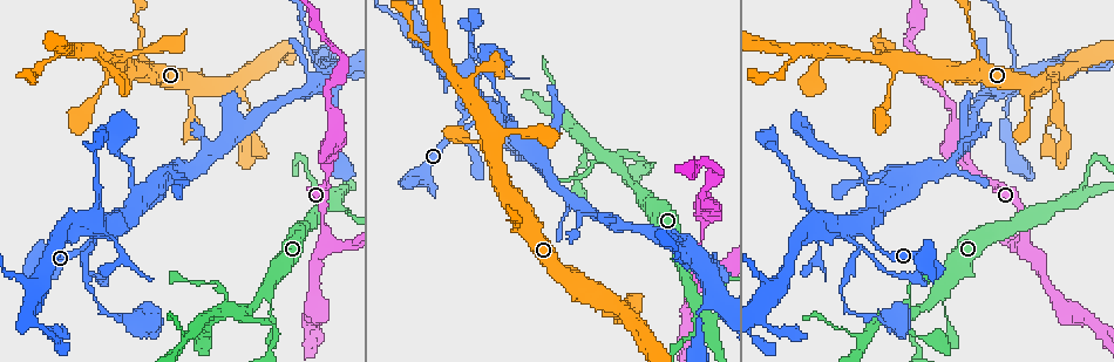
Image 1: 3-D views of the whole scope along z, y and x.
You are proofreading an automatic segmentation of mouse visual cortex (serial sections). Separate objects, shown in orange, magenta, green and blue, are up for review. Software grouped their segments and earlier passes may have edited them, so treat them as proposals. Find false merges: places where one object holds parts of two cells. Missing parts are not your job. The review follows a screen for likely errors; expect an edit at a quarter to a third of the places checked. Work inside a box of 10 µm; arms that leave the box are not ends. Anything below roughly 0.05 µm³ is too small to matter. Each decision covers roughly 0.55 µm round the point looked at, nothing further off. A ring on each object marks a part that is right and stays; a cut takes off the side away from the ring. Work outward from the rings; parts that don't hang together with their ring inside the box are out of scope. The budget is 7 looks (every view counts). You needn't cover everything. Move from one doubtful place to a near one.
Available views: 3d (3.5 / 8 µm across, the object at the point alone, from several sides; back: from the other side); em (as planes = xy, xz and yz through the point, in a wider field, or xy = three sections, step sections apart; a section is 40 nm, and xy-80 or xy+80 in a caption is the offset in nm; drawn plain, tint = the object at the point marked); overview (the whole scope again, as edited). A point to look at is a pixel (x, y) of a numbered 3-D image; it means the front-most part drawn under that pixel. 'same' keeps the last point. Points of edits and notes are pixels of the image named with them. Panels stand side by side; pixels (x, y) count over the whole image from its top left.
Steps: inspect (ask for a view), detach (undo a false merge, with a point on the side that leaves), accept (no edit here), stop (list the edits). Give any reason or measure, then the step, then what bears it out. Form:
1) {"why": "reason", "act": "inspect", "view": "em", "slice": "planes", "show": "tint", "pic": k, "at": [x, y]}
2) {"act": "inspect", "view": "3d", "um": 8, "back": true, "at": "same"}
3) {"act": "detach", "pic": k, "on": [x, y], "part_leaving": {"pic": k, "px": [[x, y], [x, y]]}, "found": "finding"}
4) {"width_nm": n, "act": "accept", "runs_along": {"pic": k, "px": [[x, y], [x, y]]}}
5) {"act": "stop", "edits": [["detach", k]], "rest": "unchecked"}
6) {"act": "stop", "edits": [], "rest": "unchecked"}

{"why": "thick turns thin", "act": "inspect", "view": "3d", "um": 8, "pic": 1, "at": [328, 166]}

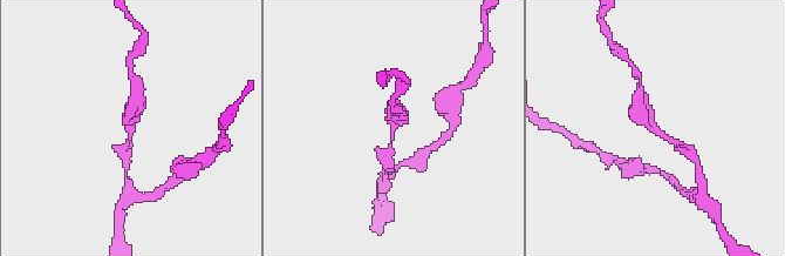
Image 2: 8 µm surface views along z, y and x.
{"why": "closer look", "act": "inspect", "view": "3d", "um": 3.5, "at": "same"}

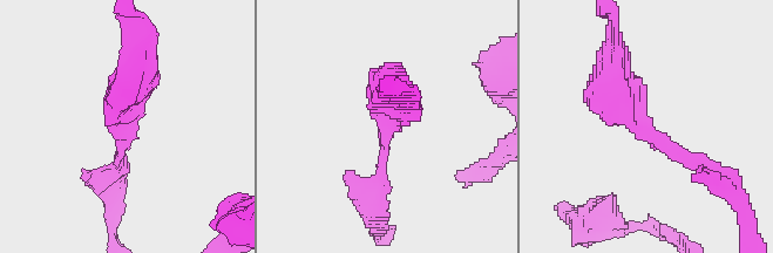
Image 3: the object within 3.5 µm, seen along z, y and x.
{"act": "inspect", "view": "em", "slice": "xy", "step": 5, "show": "tint", "pic": 3, "at": [118, 128]}

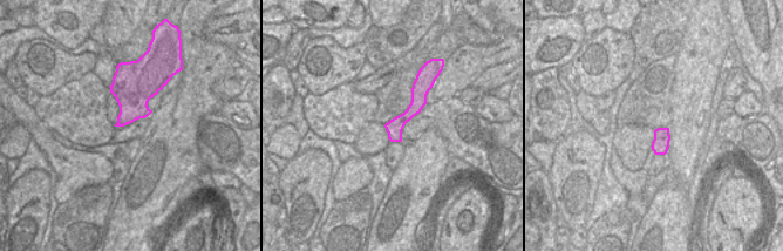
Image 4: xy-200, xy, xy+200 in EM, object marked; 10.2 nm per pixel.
{"act": "accept", "runs_along": {"pic": 4, "px": [[419, 82], [419, 101], [393, 138]]}, "found": "one cell here"}

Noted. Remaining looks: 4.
{"why": "side arm on a straight run", "act": "inspect", "view": "3d", "um": 8, "pic": 1, "at": [1026, 236]}

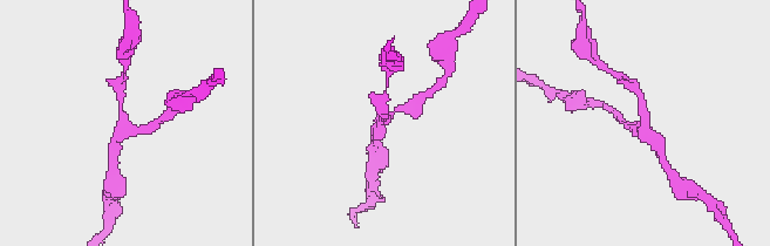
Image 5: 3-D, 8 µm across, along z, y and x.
{"why": "zoom in", "act": "inspect", "view": "3d", "um": 3.5, "back": true, "at": "same"}

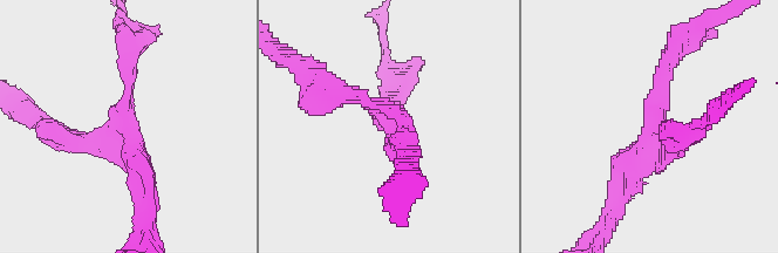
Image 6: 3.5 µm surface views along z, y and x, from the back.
{"act": "inspect", "view": "em", "slice": "xy", "step": 5, "show": "tint", "pic": 6, "at": [126, 119]}

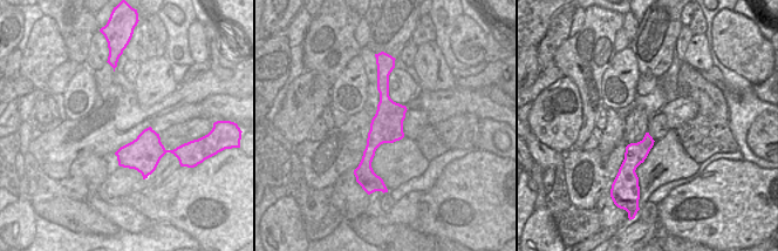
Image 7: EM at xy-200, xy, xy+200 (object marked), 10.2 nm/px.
{"act": "accept", "runs_along": {"pic": 6, "px": [[677, 43], [626, 184]]}, "found": "continuous, no second cell"}

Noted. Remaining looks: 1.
{"act": "stop", "edits": [], "rest": "unchecked"}

